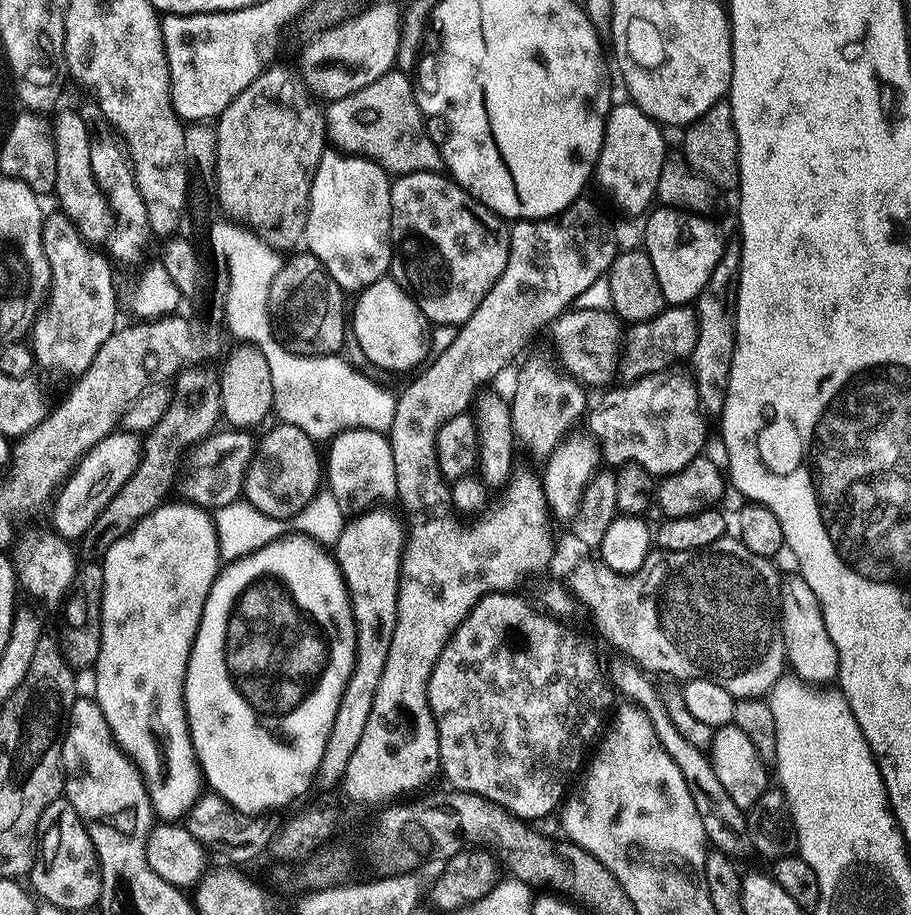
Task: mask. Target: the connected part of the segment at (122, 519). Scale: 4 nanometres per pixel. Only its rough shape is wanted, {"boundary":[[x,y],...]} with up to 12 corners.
{"boundary":[[175,377],[179,396],[143,437],[138,476],[110,498],[85,549],[170,496],[176,463],[221,423],[220,377]]}

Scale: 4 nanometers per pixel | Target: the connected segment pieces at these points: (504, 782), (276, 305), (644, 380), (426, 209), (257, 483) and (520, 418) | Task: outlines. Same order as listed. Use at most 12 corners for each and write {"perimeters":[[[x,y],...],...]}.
{"perimeters":[[[489,592],[428,679],[447,787],[561,807],[610,688]],[[300,251],[272,283],[274,324],[293,352],[334,355],[346,293]],[[687,375],[643,376],[587,413],[605,465],[652,477],[705,451]],[[448,174],[392,180],[390,272],[433,325],[466,323],[510,228]],[[281,422],[242,496],[288,522],[321,491],[322,452]],[[526,365],[510,395],[512,432],[549,457],[589,407],[580,381]]]}

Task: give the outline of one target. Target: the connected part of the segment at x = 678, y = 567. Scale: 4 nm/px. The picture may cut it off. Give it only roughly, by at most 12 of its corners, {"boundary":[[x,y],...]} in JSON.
{"boundary":[[738,538],[595,560],[570,592],[649,674],[760,698],[780,572]]}

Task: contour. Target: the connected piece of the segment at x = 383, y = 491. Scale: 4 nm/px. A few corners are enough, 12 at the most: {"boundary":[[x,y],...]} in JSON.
{"boundary":[[347,428],[327,448],[326,488],[352,510],[396,496],[385,433]]}

